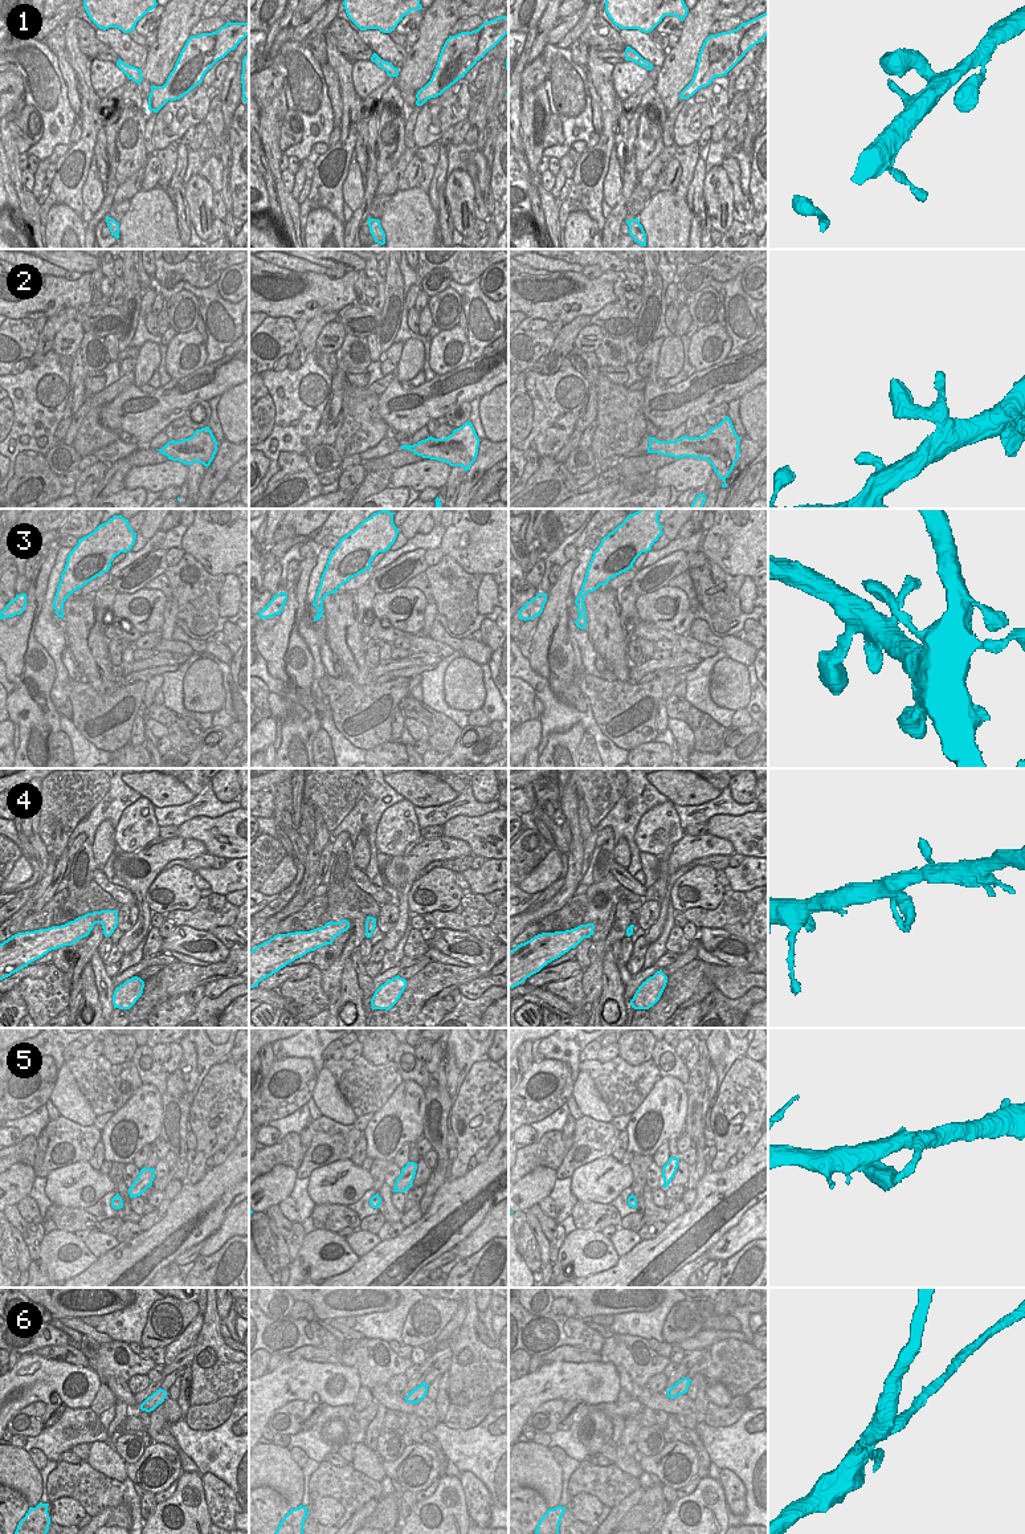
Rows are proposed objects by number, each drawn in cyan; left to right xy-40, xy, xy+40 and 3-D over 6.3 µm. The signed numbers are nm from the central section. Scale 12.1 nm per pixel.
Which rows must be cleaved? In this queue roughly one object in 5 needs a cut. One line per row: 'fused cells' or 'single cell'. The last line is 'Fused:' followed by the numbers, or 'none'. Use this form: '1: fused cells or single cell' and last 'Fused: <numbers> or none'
1: single cell
2: single cell
3: single cell
4: single cell
5: single cell
6: single cell
Fused: none

